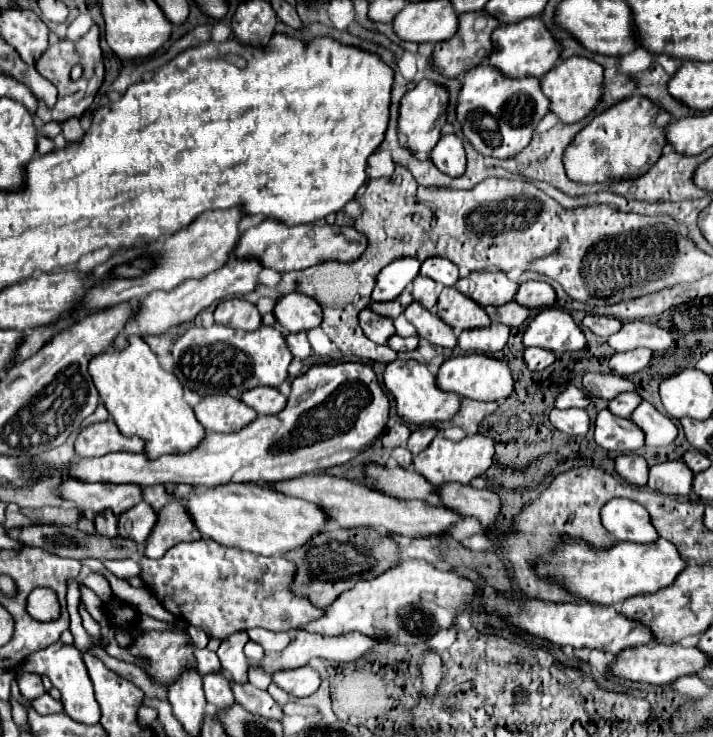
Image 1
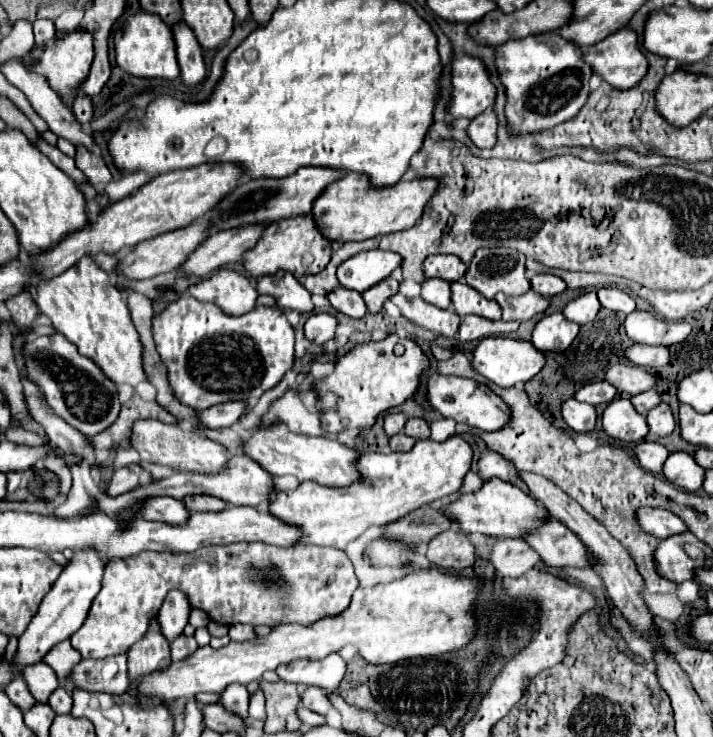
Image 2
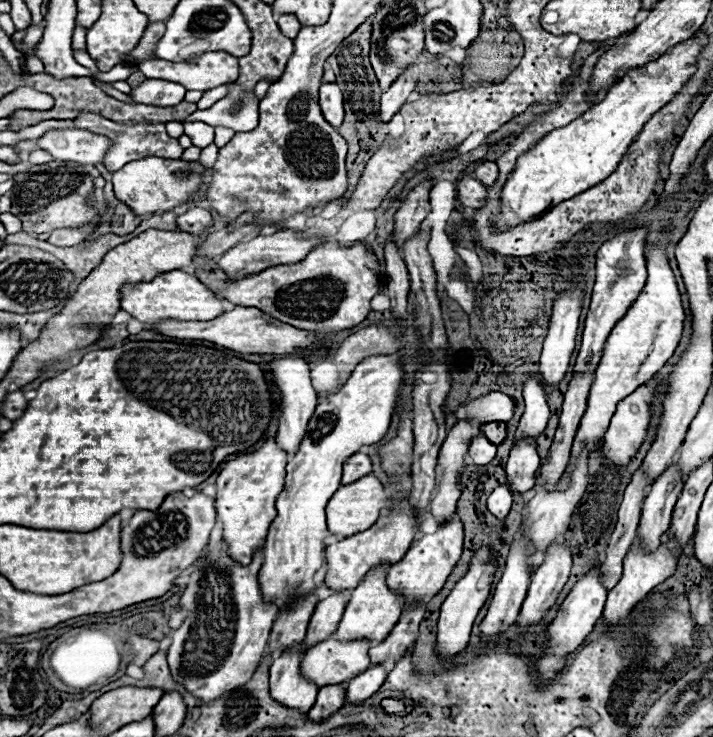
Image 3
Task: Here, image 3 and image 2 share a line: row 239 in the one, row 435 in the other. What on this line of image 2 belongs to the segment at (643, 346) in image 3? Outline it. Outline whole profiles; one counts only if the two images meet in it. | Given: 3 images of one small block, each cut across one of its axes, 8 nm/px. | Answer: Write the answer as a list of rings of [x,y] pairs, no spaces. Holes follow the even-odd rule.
[[[660,404],[656,408],[652,408],[648,414],[646,414],[646,420],[648,420],[648,426],[650,426],[650,432],[652,434],[658,434],[658,436],[668,436],[672,434],[674,426],[676,426],[676,420],[672,416],[672,410],[668,404]]]

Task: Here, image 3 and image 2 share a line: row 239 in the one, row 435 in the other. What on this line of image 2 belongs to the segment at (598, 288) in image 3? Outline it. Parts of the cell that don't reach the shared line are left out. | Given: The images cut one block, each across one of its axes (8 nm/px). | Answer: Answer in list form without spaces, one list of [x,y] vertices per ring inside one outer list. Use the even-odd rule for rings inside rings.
[[[618,398],[608,404],[602,422],[608,436],[626,442],[640,442],[650,430],[646,418],[634,410],[630,400],[624,398]]]

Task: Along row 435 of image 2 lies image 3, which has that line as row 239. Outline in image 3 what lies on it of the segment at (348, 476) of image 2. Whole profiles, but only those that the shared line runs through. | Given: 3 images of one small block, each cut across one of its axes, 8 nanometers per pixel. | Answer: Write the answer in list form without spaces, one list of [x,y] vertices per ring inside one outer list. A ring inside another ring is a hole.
[[[286,228],[280,230],[272,236],[256,236],[248,242],[236,244],[234,248],[230,248],[226,254],[222,254],[222,258],[218,260],[218,268],[226,274],[232,276],[232,280],[236,280],[236,276],[248,276],[252,272],[262,272],[264,268],[272,268],[272,264],[294,264],[296,260],[304,260],[304,256],[308,256],[308,252],[314,248],[316,244],[298,238],[294,234],[294,230]]]

